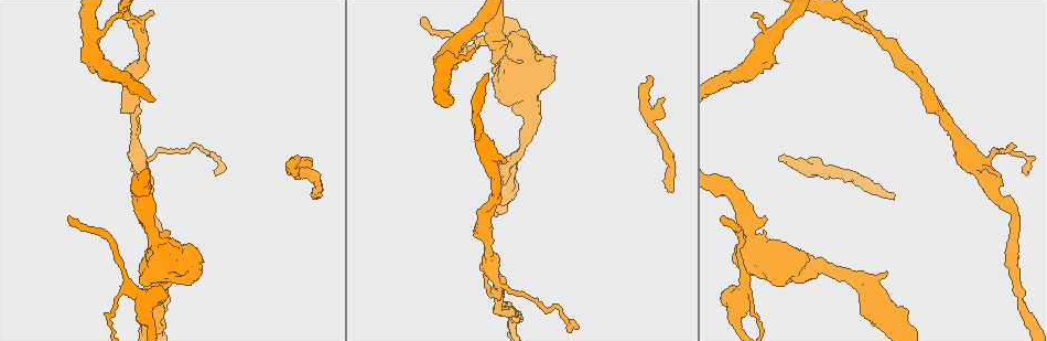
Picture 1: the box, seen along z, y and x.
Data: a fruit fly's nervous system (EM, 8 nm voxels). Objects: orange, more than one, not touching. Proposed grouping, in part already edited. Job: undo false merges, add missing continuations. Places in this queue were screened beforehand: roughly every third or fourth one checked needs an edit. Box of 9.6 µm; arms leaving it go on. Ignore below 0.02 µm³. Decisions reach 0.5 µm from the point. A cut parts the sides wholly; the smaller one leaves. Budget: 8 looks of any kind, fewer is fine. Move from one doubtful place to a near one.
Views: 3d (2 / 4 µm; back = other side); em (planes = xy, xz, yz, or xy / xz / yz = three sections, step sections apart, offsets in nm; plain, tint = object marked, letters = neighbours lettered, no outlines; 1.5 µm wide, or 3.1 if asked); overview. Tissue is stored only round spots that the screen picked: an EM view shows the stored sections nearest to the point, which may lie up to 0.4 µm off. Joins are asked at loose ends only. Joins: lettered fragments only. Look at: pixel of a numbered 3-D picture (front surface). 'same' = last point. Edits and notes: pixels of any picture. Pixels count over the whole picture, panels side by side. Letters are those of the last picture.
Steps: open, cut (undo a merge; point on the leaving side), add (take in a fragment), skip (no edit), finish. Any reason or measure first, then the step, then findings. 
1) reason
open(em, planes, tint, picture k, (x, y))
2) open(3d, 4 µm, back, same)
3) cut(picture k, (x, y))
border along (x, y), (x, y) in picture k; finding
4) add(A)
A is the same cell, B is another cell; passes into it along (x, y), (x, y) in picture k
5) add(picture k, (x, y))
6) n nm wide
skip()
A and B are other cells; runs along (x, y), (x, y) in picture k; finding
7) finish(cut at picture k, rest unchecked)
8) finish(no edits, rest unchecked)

tapers out
open(em, planes, letters, picture 1, (720, 221))

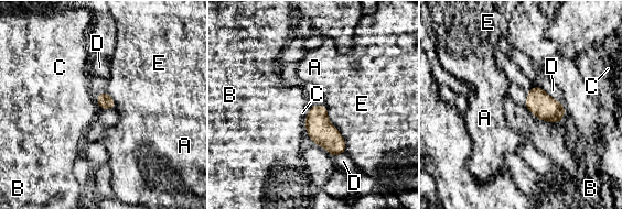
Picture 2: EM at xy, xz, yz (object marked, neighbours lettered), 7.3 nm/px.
110 nm wide
skip()
A, B, C, D and E are other cells; border along (306, 116), (306, 132), (313, 142) in picture 2; none of them fits

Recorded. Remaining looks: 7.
stops while still wide
open(em, planes, letters, picture 1, (733, 256))

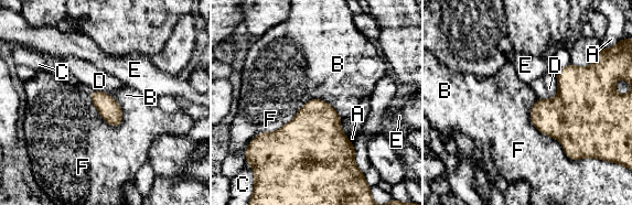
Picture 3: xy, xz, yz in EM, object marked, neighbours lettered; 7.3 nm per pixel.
skip()
A, B, C, D, E and F are other cells; border along (299, 108), (322, 99), (335, 110) in picture 3; none of them fits

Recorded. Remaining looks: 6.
calibre changes
open(em, planes, tint, picture 1, (149, 323))

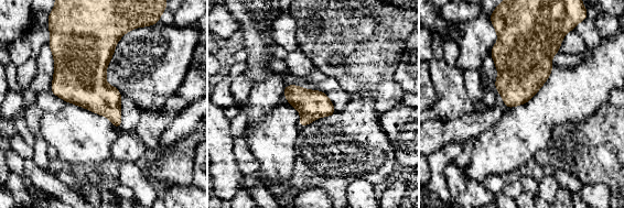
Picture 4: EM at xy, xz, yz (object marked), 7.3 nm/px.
see the neighbours
open(em, planes, letters, same)

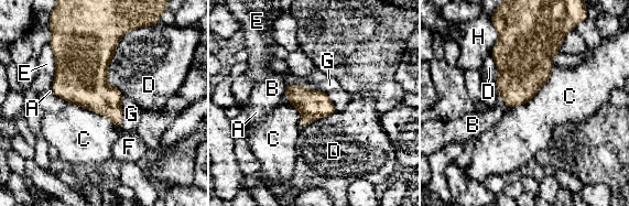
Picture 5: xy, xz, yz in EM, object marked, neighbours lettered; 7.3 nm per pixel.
skip()
A, B, C, D, E, F, G and H are other cells; border along (68, 101), (106, 116), (119, 130) in picture 5; one neuron here

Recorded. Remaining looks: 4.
finish(no edits, rest unchecked)

